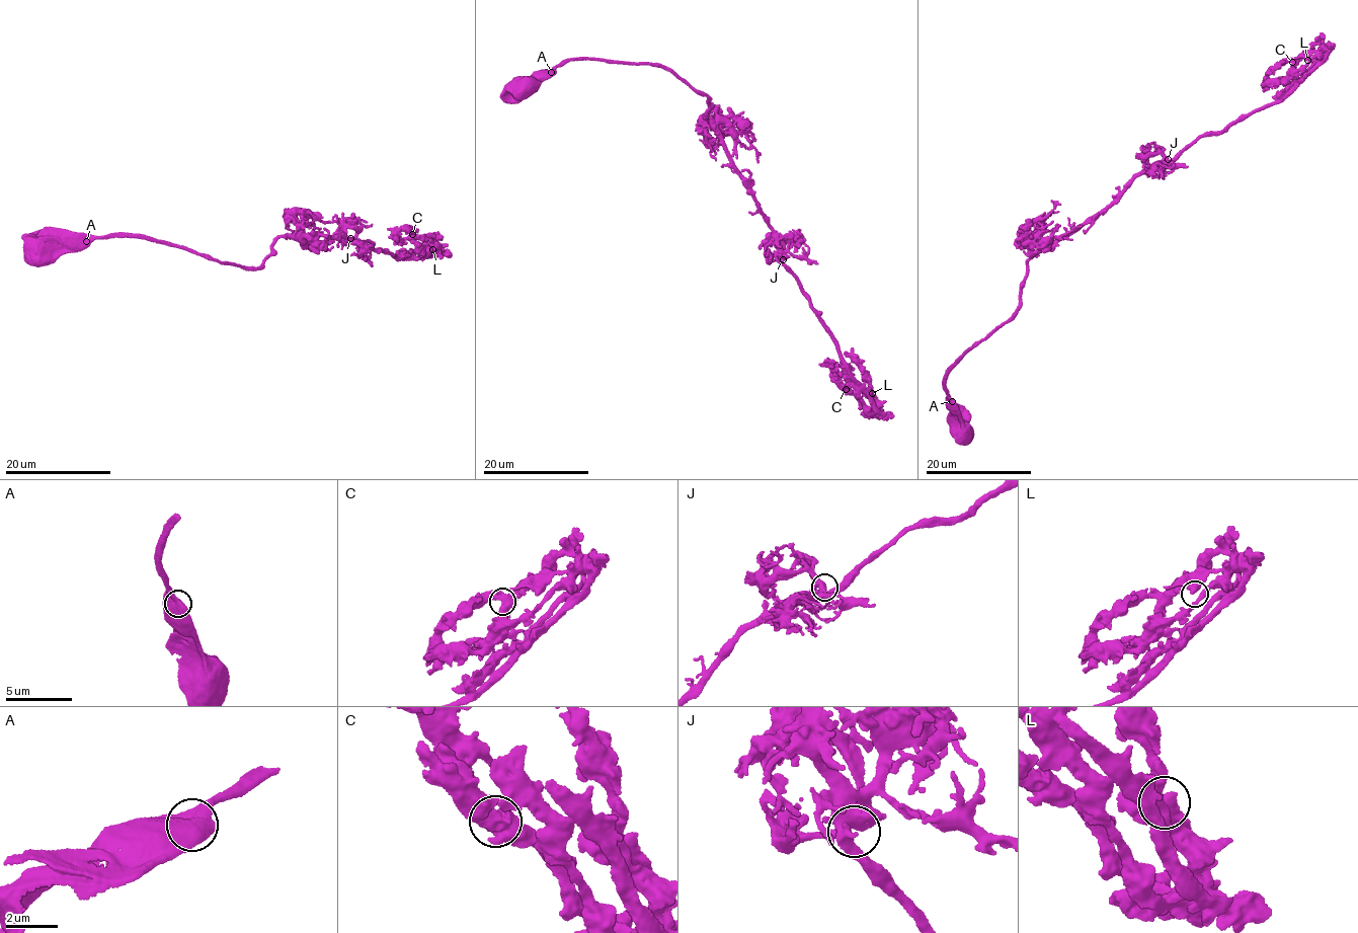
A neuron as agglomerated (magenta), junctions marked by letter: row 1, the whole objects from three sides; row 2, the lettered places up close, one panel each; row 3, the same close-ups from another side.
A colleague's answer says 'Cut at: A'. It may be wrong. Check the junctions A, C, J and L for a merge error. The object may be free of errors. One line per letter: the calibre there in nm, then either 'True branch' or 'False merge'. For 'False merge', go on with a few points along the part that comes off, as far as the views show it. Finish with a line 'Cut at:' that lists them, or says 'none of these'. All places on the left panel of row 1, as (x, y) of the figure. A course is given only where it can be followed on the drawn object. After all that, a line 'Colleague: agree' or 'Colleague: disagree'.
A: Thickness 800 nm. True branch
C: Thickness 550 nm. True branch
J: Thickness 480 nm. True branch
L: Thickness 800 nm. True branch
Cut at: none of these
Colleague: disagree

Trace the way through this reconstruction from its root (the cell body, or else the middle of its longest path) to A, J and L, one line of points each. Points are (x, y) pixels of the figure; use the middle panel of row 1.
A: (524, 86), (542, 73), (551, 71)
J: (524, 86), (571, 59), (648, 63), (675, 73), (705, 93), (705, 114), (748, 180), (783, 259)
L: (524, 86), (589, 59), (666, 68), (705, 93), (705, 114), (748, 180), (783, 263), (877, 407), (872, 393)

